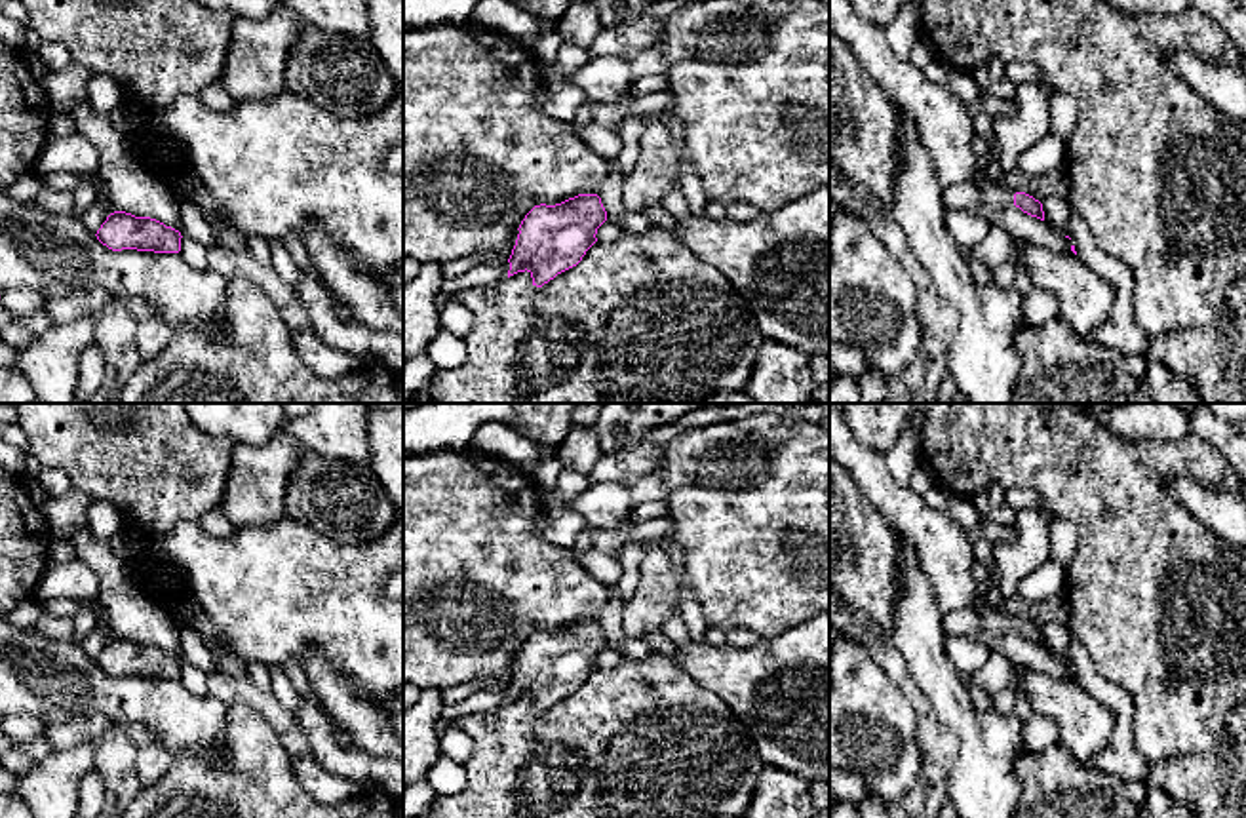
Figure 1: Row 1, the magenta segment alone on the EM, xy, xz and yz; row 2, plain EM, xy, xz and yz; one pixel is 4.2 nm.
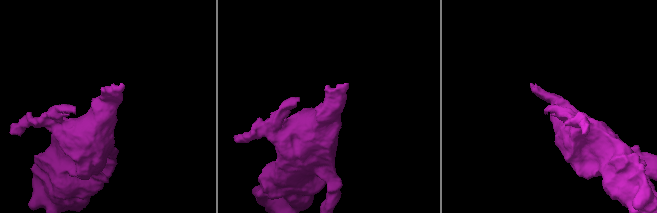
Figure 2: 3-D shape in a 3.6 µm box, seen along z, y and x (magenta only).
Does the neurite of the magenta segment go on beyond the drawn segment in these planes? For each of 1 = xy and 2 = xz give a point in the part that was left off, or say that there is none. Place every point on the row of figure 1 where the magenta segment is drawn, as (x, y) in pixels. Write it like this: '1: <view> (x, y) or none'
1: none
2: none

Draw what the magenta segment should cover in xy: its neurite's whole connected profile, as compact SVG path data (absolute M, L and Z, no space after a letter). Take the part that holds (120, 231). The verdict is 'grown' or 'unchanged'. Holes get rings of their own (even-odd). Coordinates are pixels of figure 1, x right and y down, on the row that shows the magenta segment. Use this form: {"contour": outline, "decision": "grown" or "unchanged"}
{"contour": "M114 211L97 230L97 240L112 251L137 249L179 253L181 232L150 217Z", "decision": "unchanged"}

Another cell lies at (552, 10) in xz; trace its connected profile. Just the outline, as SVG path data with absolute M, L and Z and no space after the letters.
M510 0L510 2L533 13L535 17L544 17L552 21L557 21L571 4L571 0Z

